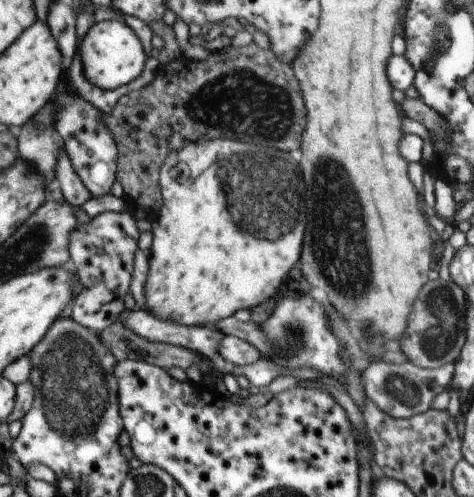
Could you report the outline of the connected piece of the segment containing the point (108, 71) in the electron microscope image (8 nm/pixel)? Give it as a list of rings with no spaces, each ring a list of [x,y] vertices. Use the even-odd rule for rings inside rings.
[[[117,20],[93,22],[89,30],[83,34],[81,42],[76,44],[76,51],[79,52],[85,80],[101,90],[113,90],[135,80],[141,74],[147,58],[133,30]]]

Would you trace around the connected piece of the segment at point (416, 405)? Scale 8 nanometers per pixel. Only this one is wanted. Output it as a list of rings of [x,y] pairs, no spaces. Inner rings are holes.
[[[371,362],[361,372],[361,384],[363,384],[364,395],[387,416],[394,419],[407,420],[417,414],[423,414],[429,410],[433,398],[448,389],[451,376],[453,376],[453,364],[440,366],[434,369],[417,368],[411,362],[402,364]]]

